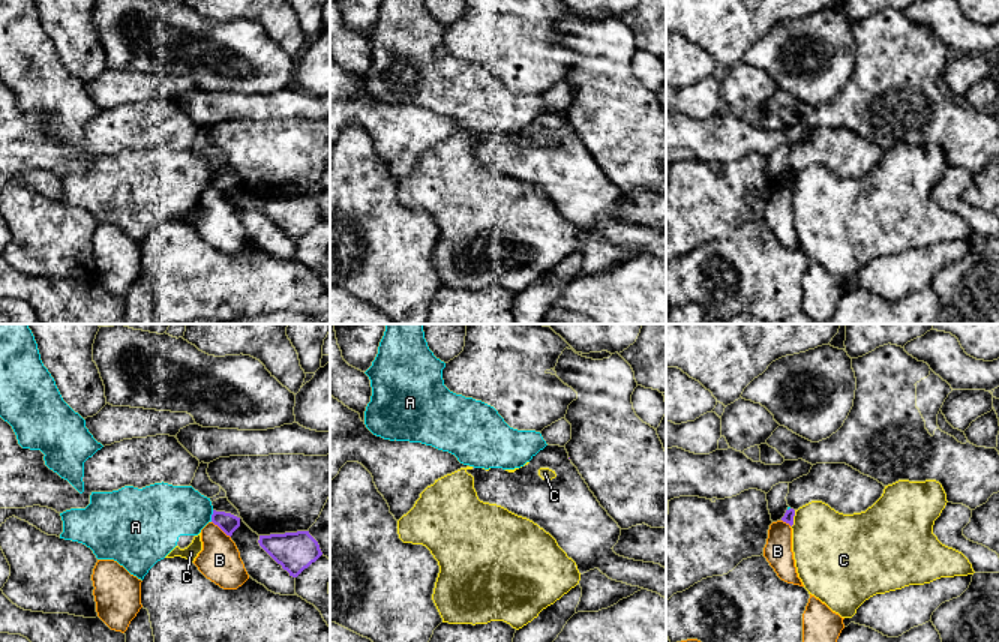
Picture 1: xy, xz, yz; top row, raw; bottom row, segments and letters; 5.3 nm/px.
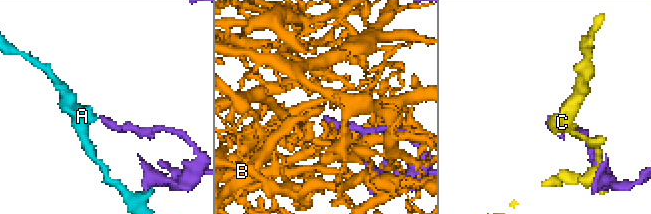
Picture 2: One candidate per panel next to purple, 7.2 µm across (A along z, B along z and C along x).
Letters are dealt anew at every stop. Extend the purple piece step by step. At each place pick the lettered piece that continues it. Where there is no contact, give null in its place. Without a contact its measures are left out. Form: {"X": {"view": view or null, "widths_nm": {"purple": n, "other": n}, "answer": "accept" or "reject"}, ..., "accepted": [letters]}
{"A": {"view": "xy", "widths_nm": {"purple": 100, "other": 300}, "answer": "reject"}, "B": {"view": "xy", "widths_nm": {"purple": 100, "other": 220}, "answer": "reject"}, "C": {"view": "yz", "widths_nm": {"purple": 60, "other": 380}, "answer": "reject"}, "accepted": []}

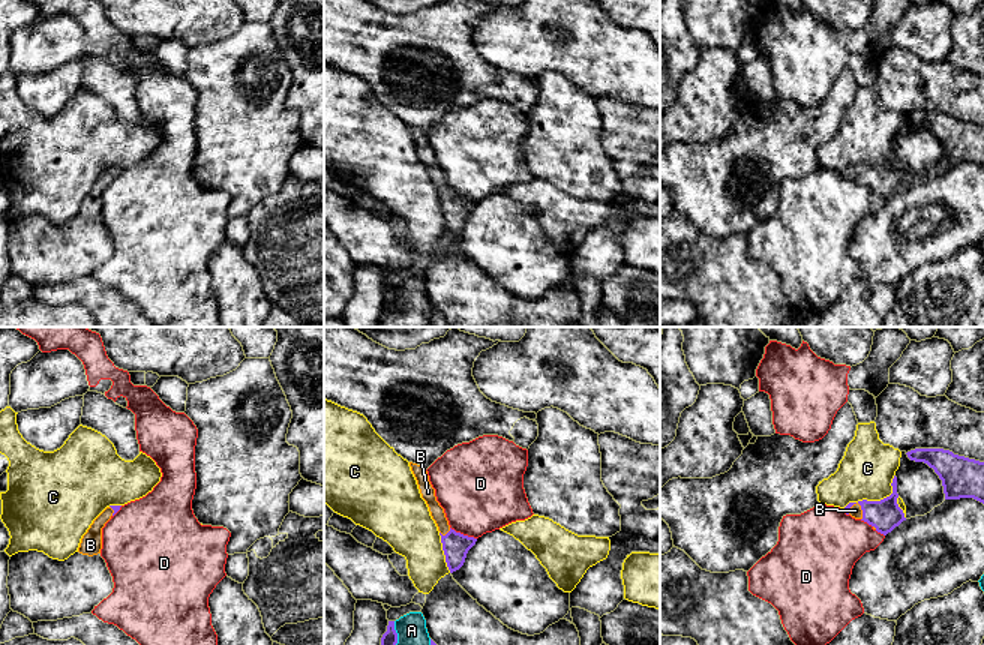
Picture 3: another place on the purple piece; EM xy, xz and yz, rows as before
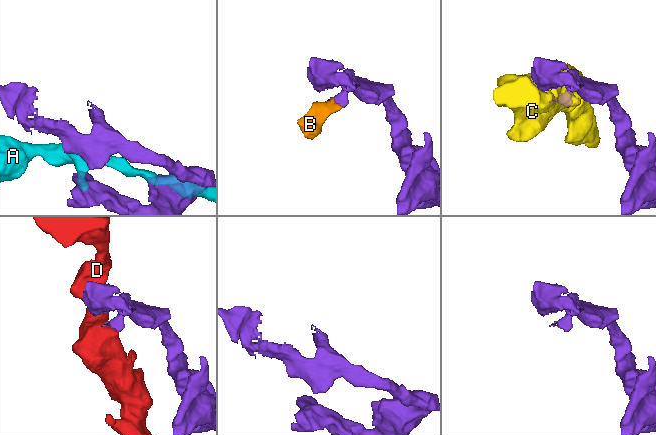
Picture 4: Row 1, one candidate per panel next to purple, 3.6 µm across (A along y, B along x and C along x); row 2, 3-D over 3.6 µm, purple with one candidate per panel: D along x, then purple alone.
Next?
{"A": {"view": "xz", "widths_nm": {"purple": 80, "other": 160}, "answer": "reject"}, "B": {"view": "yz", "widths_nm": {"purple": 170, "other": 70}, "answer": "accept"}, "C": {"view": "yz", "widths_nm": {"purple": 170, "other": 300}, "answer": "reject"}, "D": {"view": "xz", "widths_nm": {"purple": 140, "other": 440}, "answer": "reject"}, "accepted": ["B"]}

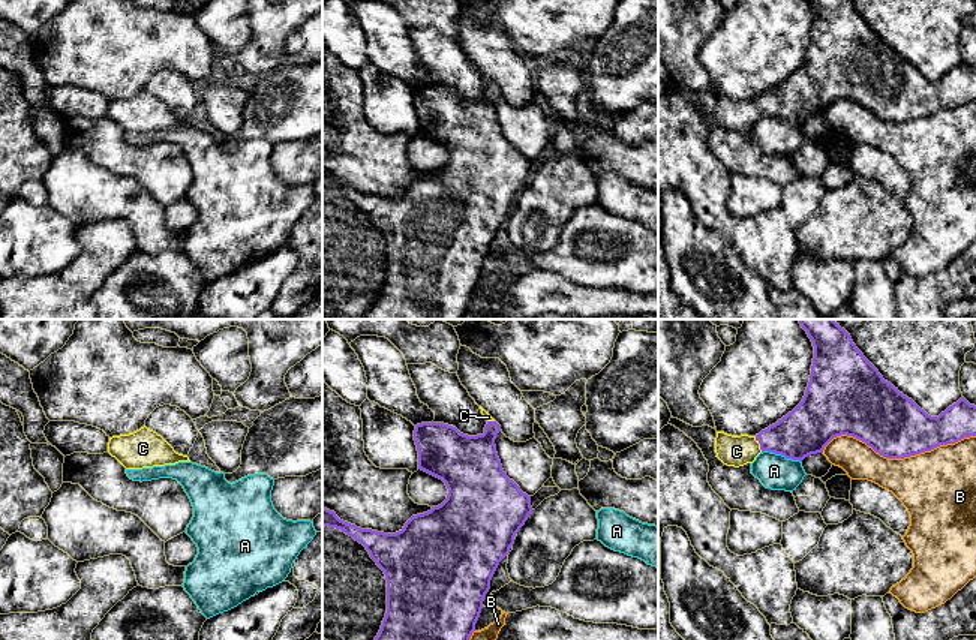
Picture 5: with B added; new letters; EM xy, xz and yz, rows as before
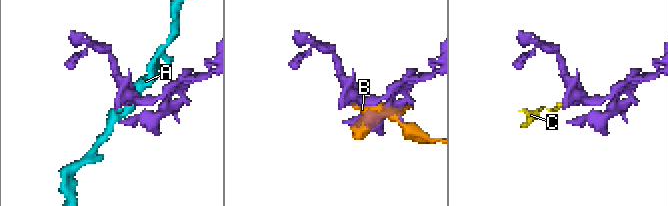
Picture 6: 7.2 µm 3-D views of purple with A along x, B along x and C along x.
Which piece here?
{"A": {"view": "yz", "widths_nm": {"purple": 260, "other": 190}, "answer": "reject"}, "B": {"view": "yz", "widths_nm": {"purple": 340, "other": 380}, "answer": "reject"}, "C": {"view": "yz", "widths_nm": {"purple": 260, "other": 160}, "answer": "accept"}, "accepted": ["C"]}

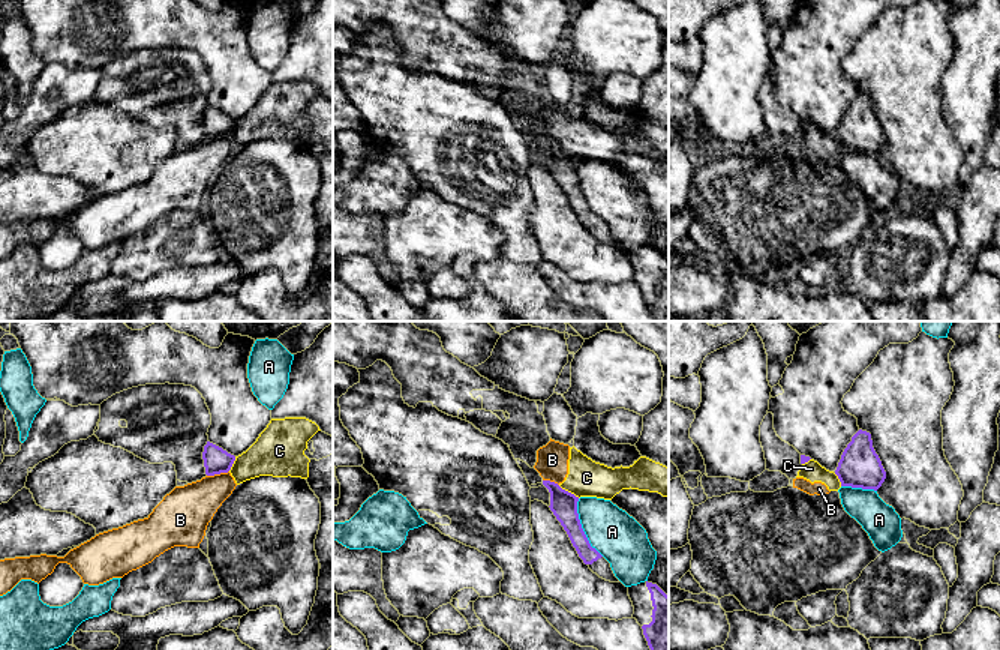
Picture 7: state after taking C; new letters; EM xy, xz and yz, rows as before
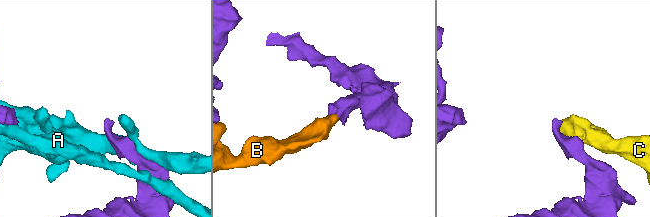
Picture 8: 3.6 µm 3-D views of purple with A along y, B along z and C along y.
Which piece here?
{"A": {"view": "xz", "widths_nm": {"purple": 140, "other": 260}, "answer": "reject"}, "B": {"view": "xy", "widths_nm": {"purple": 140, "other": 260}, "answer": "reject"}, "C": {"view": "xz", "widths_nm": {"purple": 140, "other": 200}, "answer": "reject"}, "accepted": []}

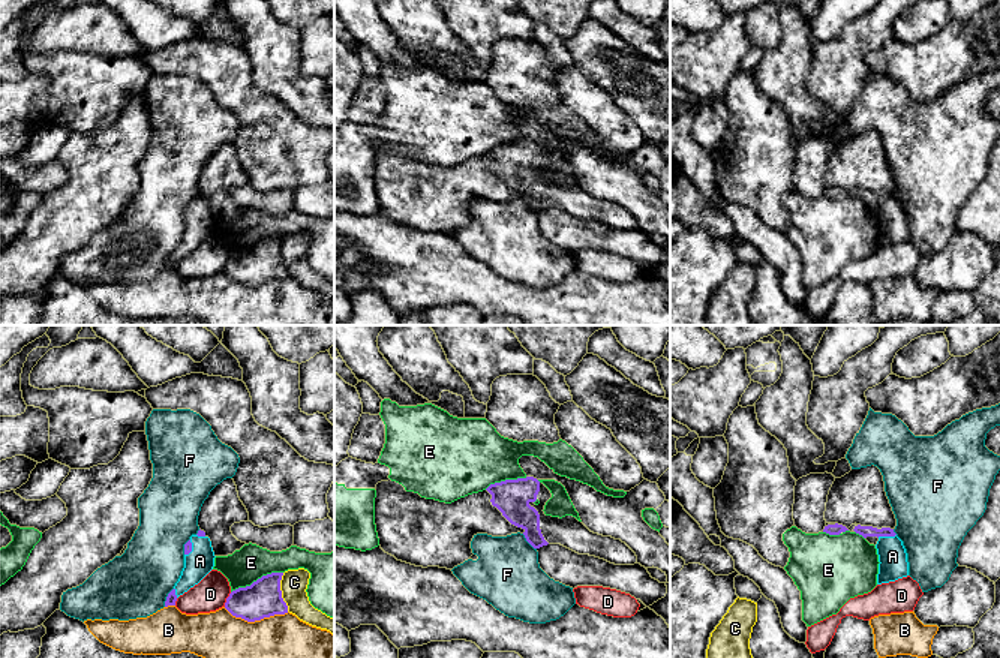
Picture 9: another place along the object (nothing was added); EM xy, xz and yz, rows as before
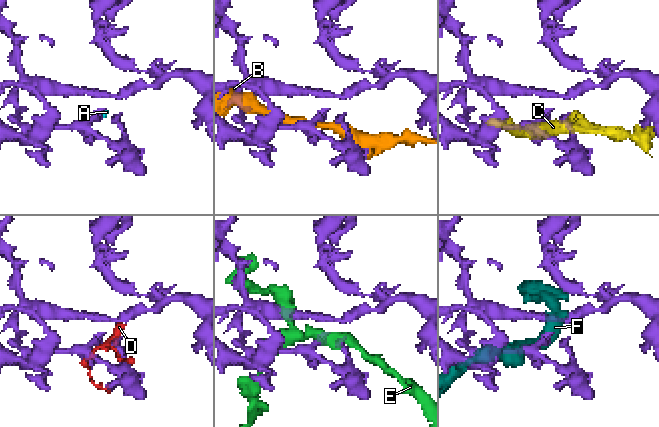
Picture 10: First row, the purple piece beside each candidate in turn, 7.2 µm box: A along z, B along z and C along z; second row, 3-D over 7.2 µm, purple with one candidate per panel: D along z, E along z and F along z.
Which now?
{"A": {"view": "yz", "widths_nm": {"purple": 60, "other": 150}, "answer": "accept"}, "B": {"view": "xy", "widths_nm": {"purple": 200, "other": 260}, "answer": "reject"}, "C": {"view": "xy", "widths_nm": {"purple": 200, "other": 140}, "answer": "reject"}, "D": {"view": "xy", "widths_nm": {"purple": 200, "other": 180}, "answer": "reject"}, "E": {"view": "xy", "widths_nm": {"purple": 200, "other": 190}, "answer": "reject"}, "F": {"view": "xy", "widths_nm": {"purple": 60, "other": 360}, "answer": "reject"}, "accepted": ["A"]}

